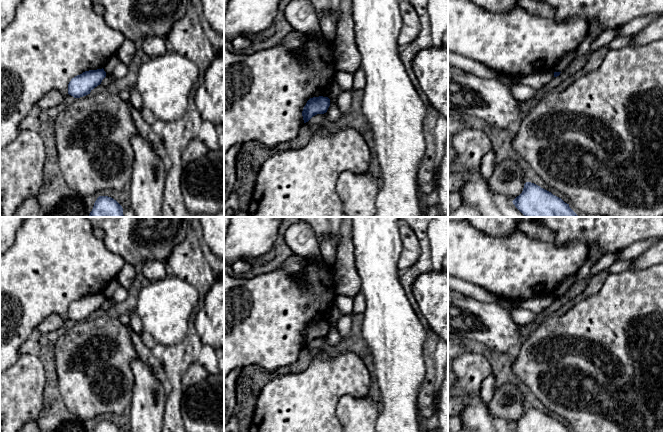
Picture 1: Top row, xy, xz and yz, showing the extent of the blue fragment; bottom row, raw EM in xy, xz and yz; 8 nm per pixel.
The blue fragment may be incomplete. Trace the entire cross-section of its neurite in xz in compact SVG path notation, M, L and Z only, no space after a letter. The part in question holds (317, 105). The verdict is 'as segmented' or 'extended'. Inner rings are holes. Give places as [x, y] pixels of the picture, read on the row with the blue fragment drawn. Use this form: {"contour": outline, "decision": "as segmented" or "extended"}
{"contour": "M313 97L310 98L303 108L302 116L304 123L308 122L313 116L317 114L324 114L330 106L330 99L328 97Z", "decision": "as segmented"}

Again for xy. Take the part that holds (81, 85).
{"contour": "M104 69L85 71L71 79L68 84L68 94L74 98L80 98L90 94L90 92L101 84L106 77Z", "decision": "as segmented"}

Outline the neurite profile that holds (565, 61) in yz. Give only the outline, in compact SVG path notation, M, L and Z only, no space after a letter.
M576 50L568 52L556 63L553 72L562 72L575 59Z

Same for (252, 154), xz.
M303 123L295 139L272 148L257 140L242 143L236 158L235 185L235 191L240 198L240 211L248 210L256 184L256 176L264 161L275 153L304 147L311 140L314 132L314 128Z

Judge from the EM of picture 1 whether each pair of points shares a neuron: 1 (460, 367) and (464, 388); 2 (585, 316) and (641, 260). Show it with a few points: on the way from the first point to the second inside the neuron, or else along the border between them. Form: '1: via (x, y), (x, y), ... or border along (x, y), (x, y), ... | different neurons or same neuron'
1: via (464, 372), (464, 383) | same neuron
2: border along (652, 265), (639, 269), (630, 268) | different neurons

